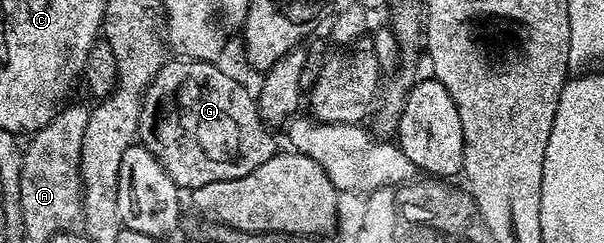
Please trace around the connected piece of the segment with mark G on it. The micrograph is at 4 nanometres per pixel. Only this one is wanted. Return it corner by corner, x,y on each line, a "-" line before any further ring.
165,60
144,92
140,107
139,144
145,145
154,159
162,163
162,171
174,179
177,189
181,191
191,191
222,179
242,179
242,175
250,175
250,171
266,163
266,159
278,151
276,137
272,134
275,132
260,116
260,106
253,90
251,93
238,78
231,77
218,66
210,61

